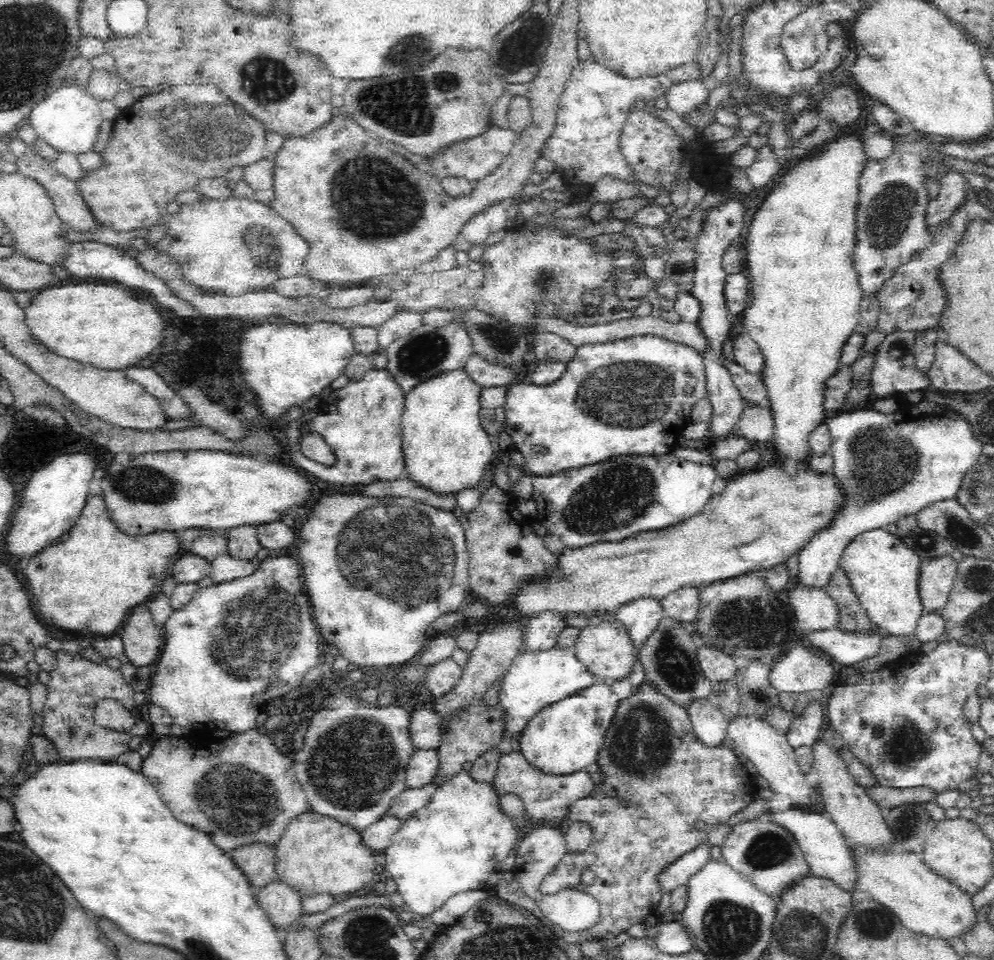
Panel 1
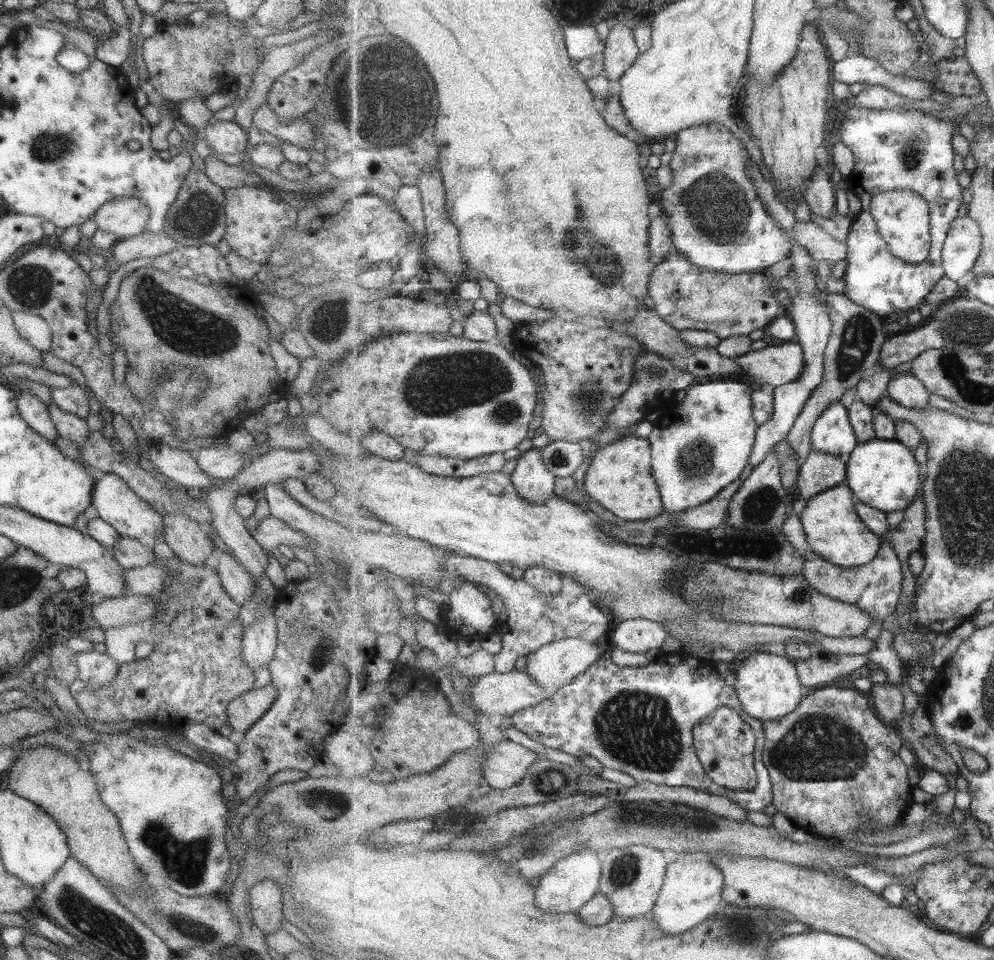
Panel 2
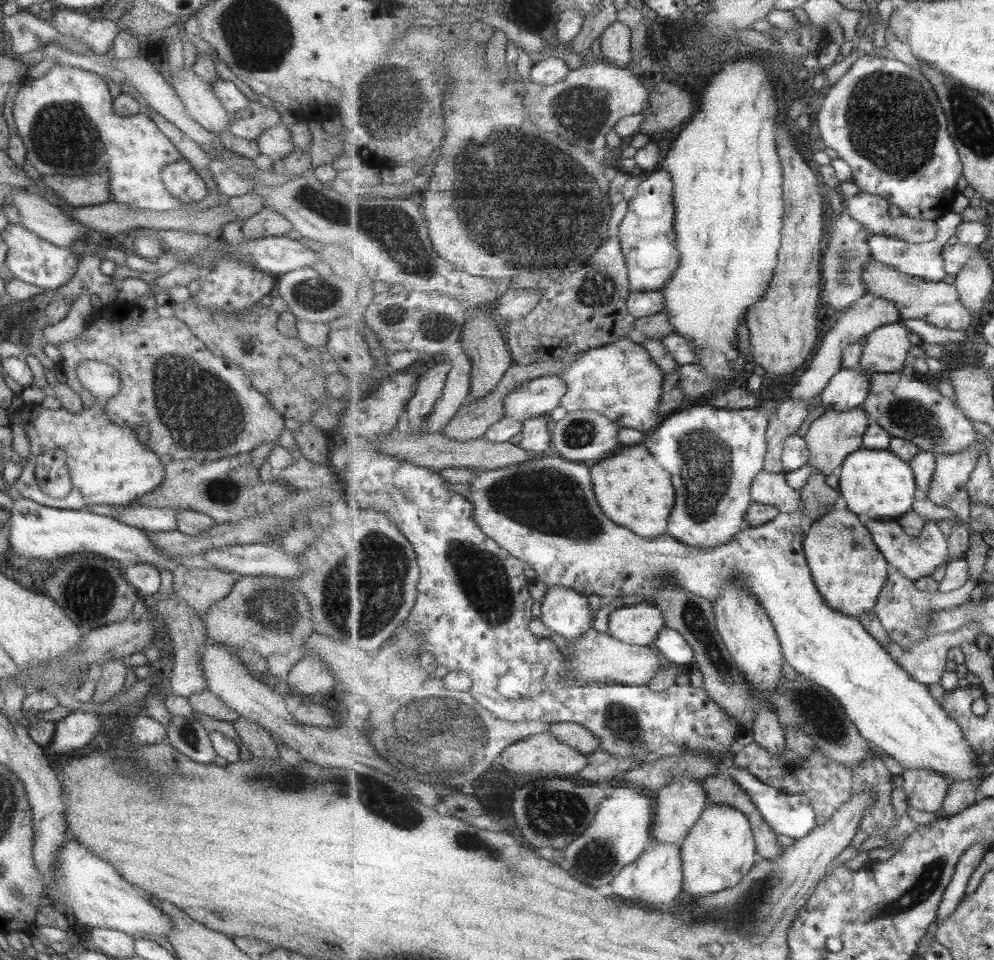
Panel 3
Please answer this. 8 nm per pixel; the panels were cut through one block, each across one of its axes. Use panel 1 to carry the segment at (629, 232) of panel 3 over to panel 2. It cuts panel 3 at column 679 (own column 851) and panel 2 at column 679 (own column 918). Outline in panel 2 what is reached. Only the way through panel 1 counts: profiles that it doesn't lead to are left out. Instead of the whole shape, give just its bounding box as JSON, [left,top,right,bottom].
[655,123,847,276]

